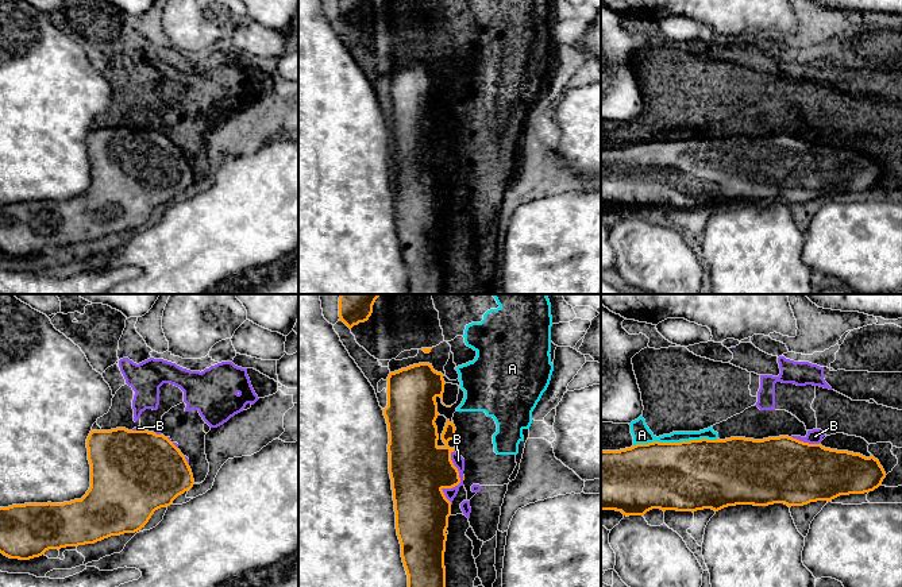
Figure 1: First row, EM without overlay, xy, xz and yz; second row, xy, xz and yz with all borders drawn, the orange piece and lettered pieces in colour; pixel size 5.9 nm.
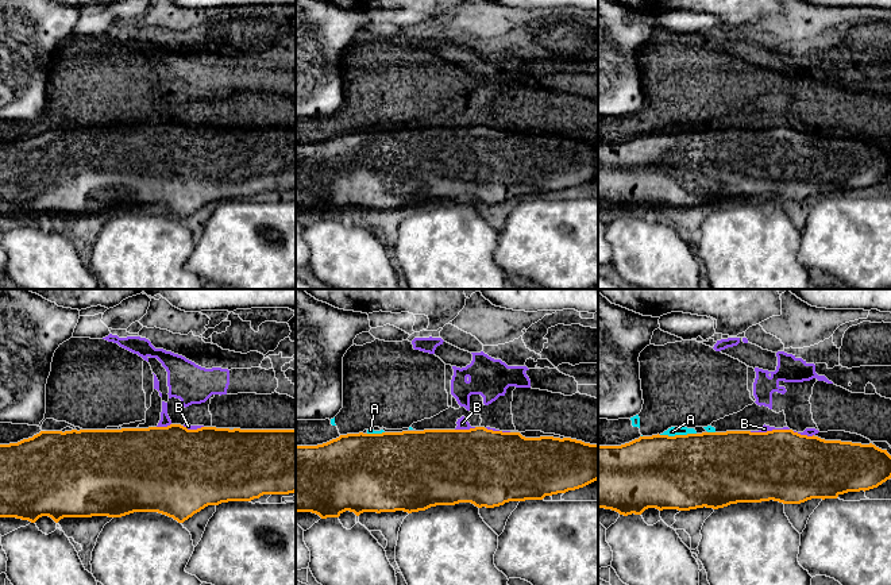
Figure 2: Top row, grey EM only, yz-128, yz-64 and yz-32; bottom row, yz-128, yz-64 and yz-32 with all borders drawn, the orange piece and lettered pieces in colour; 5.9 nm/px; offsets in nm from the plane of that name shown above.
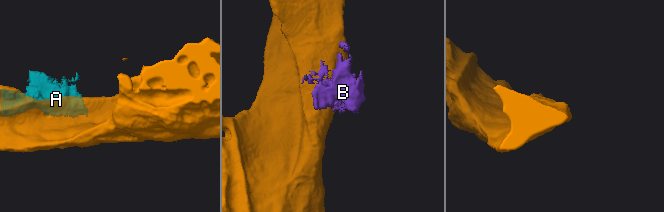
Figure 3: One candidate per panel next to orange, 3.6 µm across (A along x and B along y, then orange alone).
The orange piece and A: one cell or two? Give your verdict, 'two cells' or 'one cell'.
two cells

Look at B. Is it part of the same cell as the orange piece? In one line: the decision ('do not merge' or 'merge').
do not merge

